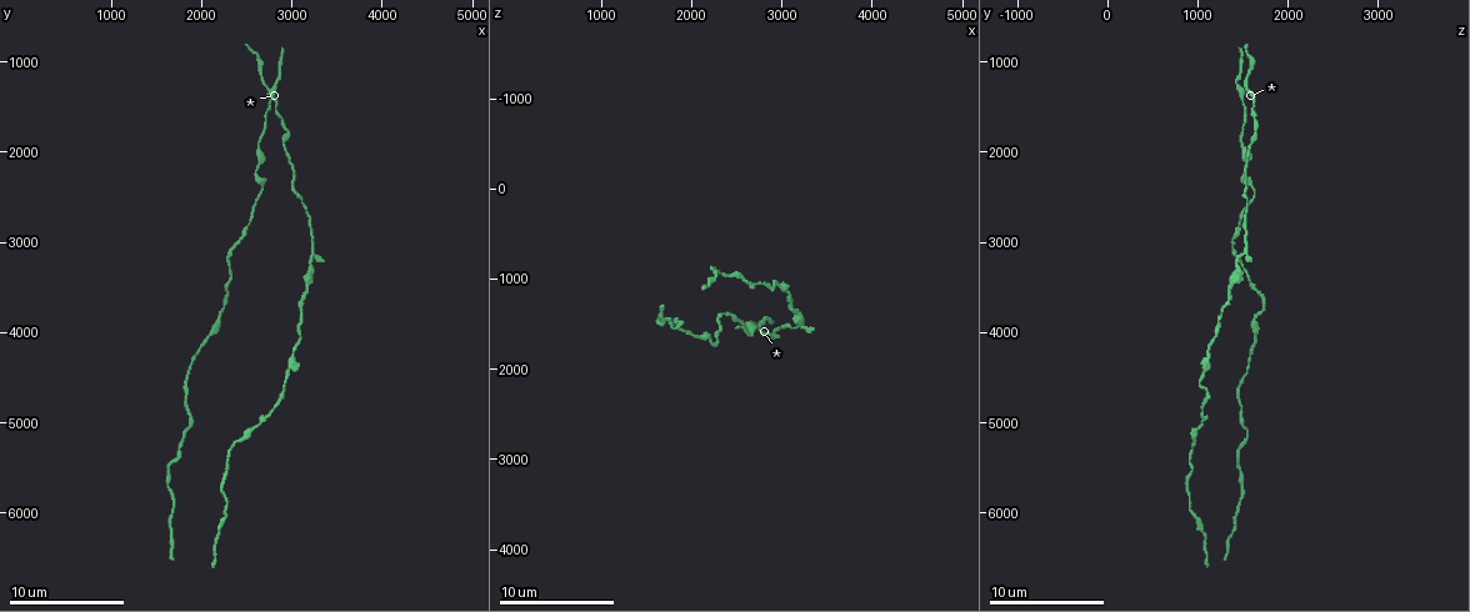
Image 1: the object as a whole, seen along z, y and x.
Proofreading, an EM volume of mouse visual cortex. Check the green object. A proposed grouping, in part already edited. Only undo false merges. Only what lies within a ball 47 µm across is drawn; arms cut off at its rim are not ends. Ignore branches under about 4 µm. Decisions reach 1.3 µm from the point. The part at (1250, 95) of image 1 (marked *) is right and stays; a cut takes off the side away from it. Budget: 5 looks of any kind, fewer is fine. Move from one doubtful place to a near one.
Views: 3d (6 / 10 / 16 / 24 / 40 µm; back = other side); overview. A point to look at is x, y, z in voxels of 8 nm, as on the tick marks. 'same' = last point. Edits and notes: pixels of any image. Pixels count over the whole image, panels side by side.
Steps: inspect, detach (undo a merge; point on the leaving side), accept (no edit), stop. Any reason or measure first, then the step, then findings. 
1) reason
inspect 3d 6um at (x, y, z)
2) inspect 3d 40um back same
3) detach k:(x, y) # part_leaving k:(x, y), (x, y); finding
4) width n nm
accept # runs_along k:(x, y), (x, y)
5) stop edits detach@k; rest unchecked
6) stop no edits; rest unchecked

inspect 3d 6um at (2650, 2400, 1600)

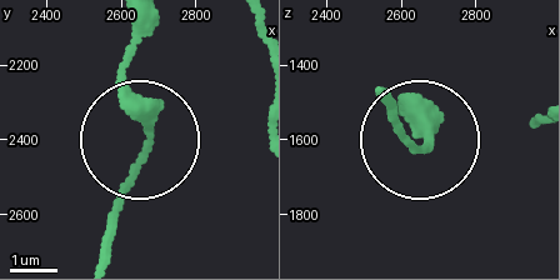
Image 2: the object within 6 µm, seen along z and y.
accept # runs_along 2:(135, 20), (124, 91), (144, 139), (100, 259); one neuron here

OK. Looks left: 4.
thick turns thin
inspect 3d 16um at (3200, 3200, 1400)

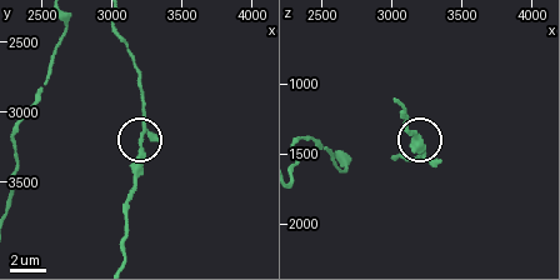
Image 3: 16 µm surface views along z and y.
inspect 3d 16um back same

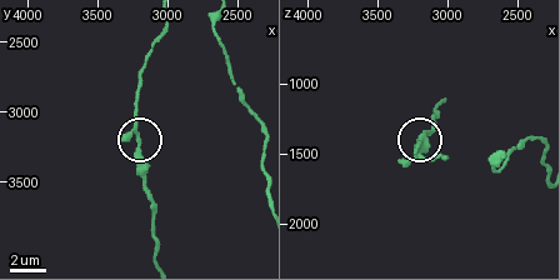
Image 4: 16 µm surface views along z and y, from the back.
accept # one neuron here

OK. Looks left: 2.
narrows sharply
inspect 3d 16um at (1800, 5150, 1550)

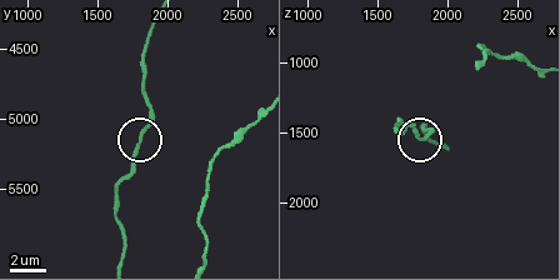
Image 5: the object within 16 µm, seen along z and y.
width 160 nm
accept # runs_along 5:(155, 24), (145, 50), (150, 118), (133, 174); one neuron here

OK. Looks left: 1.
stop no edits; rest unchecked

